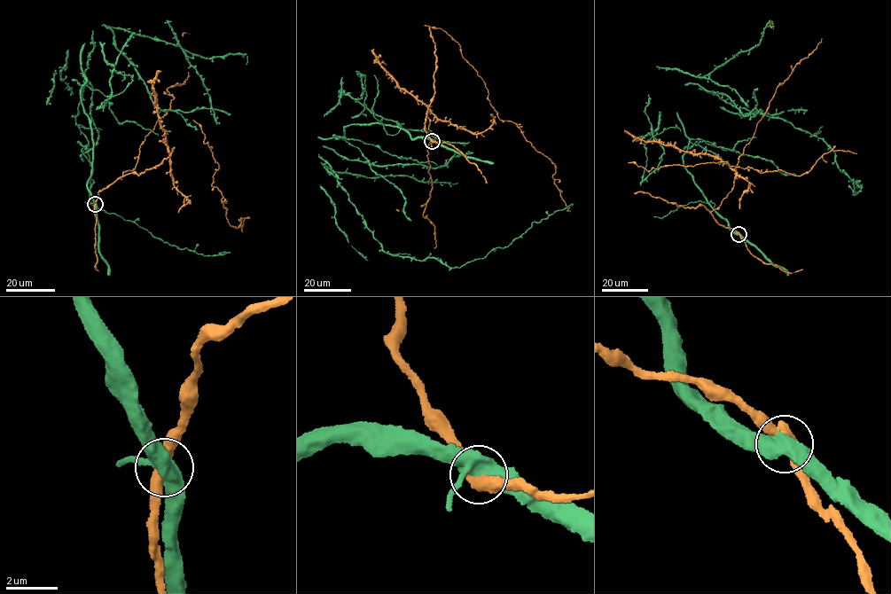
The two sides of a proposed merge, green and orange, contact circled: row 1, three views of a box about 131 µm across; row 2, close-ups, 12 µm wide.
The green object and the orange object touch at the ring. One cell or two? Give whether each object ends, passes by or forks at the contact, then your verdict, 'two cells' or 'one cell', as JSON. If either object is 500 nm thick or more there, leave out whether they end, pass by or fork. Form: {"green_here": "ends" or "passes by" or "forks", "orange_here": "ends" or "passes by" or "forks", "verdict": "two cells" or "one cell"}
{"green_here": "forks", "orange_here": "passes by", "verdict": "two cells"}

